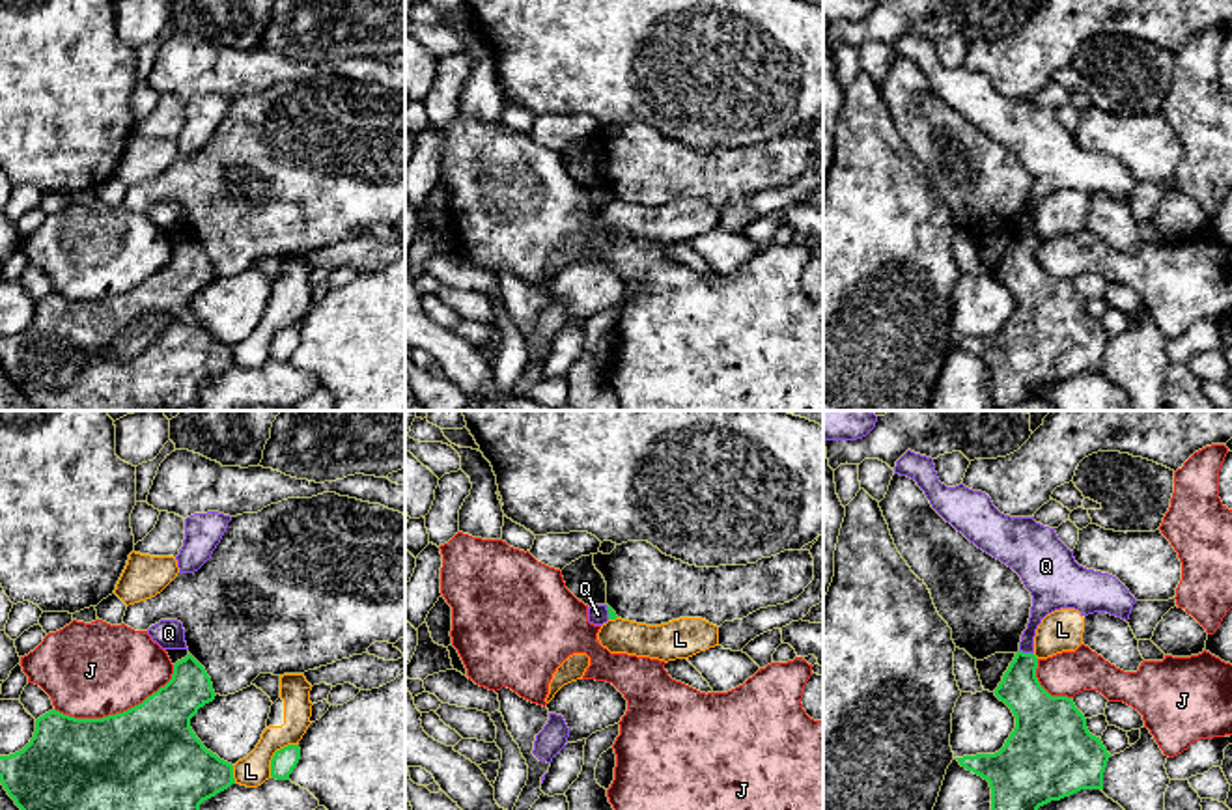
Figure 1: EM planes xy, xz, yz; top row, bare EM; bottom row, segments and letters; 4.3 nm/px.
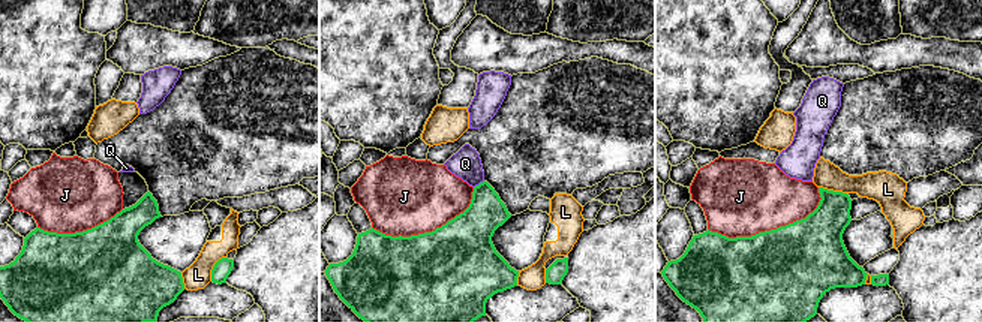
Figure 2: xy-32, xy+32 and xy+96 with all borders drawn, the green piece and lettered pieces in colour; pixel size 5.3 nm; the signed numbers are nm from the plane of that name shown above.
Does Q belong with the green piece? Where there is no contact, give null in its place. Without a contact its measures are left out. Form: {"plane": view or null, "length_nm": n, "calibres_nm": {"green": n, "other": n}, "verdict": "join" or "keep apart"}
{"plane": "yz", "length_nm": 70, "calibres_nm": {"green": 190, "other": 120}, "verdict": "keep apart"}

